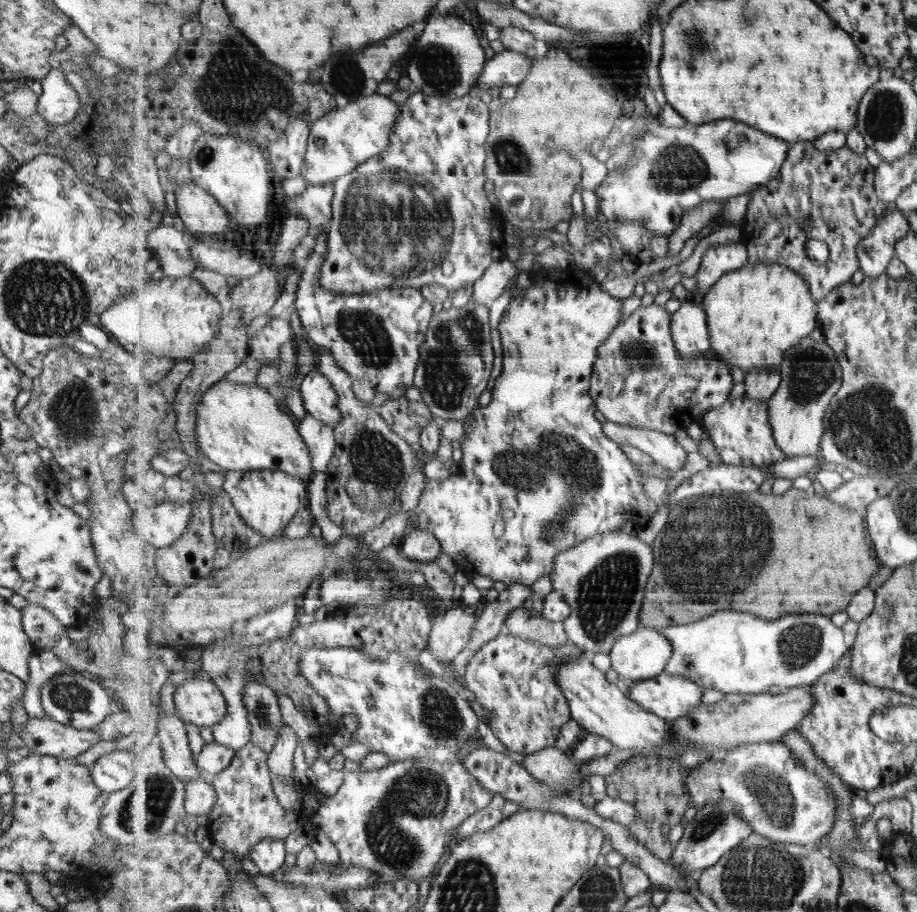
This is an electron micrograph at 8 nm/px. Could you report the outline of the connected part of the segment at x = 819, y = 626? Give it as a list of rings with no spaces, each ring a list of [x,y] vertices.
[[[725,610],[691,624],[671,625],[660,631],[667,635],[674,646],[674,655],[664,670],[666,673],[687,677],[703,689],[717,688],[721,692],[737,694],[761,694],[767,692],[770,686],[786,691],[792,687],[815,685],[823,675],[832,672],[843,656],[851,651],[841,627],[835,626],[831,617],[823,613],[799,613],[795,616],[783,616],[779,620],[763,620],[751,614]]]

